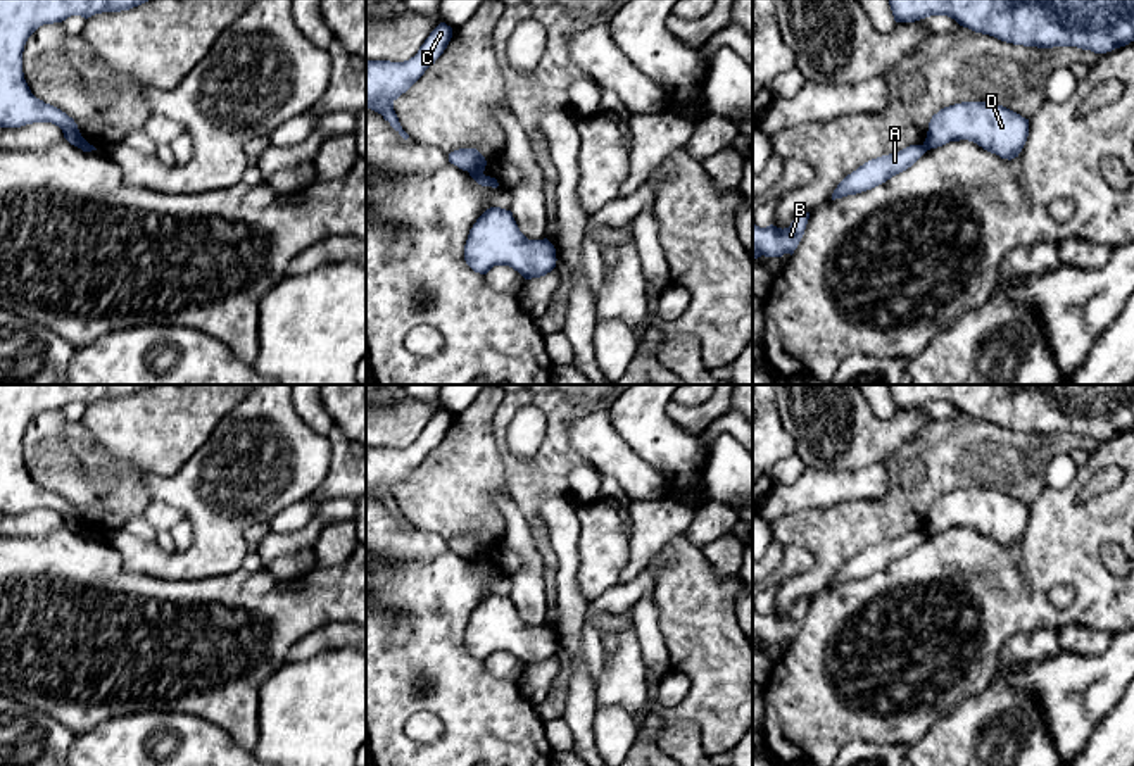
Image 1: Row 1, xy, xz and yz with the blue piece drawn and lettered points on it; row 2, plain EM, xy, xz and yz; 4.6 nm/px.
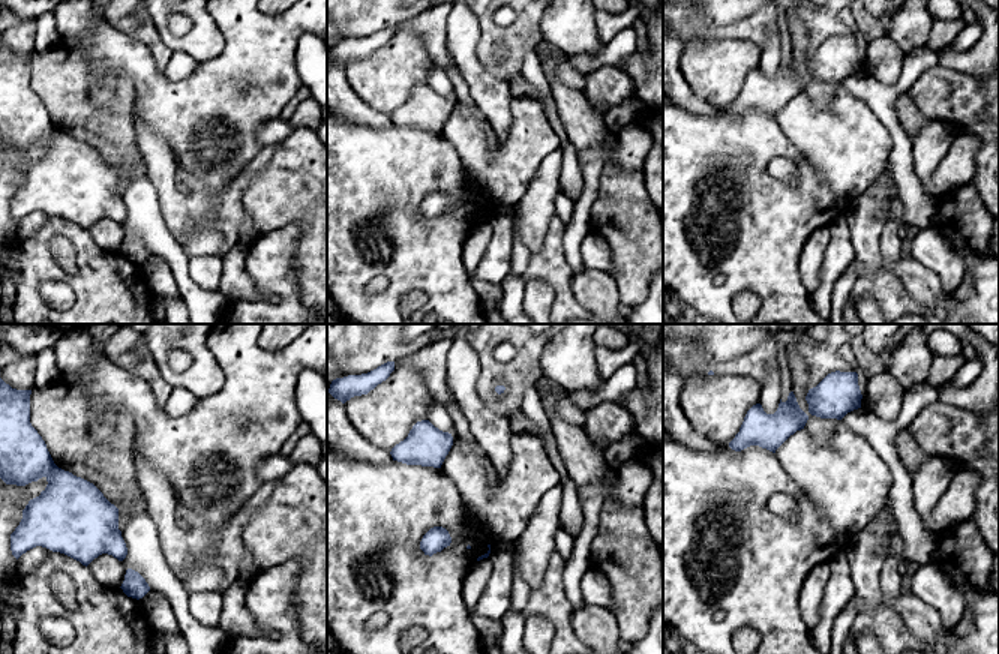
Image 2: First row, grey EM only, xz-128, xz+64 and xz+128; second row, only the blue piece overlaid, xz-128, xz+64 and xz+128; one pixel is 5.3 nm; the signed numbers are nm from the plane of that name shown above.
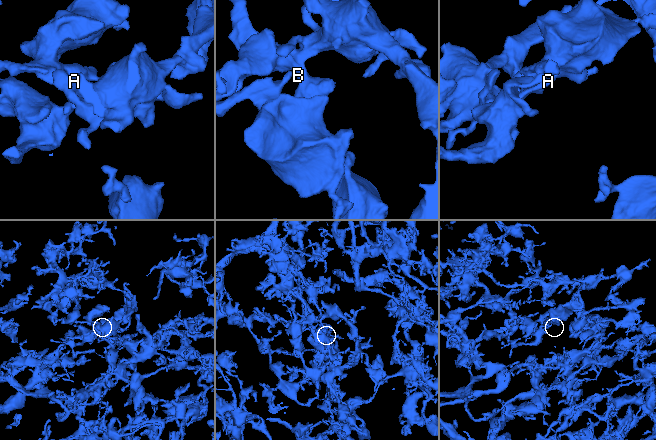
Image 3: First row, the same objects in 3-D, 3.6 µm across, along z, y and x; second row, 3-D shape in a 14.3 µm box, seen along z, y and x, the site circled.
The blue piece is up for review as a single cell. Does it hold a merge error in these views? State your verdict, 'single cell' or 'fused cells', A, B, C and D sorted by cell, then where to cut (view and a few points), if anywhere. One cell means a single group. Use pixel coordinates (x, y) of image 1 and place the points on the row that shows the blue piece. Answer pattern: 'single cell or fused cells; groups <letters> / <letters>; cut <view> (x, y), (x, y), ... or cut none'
fused cells; groups A B / C D; cut xz (482, 171), (470, 173)

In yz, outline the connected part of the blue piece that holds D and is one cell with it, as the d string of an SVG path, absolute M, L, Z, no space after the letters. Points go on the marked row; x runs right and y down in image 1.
M961 102L941 109L929 122L925 148L968 140L1001 159L1015 159L1029 136L1029 119L992 102Z

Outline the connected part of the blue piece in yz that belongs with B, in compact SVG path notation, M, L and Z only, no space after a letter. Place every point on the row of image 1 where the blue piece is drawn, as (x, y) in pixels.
M801 210L789 228L777 228L773 224L766 228L759 228L753 223L753 259L761 255L765 257L782 257L784 254L794 254L797 248L806 224L810 219L810 212Z

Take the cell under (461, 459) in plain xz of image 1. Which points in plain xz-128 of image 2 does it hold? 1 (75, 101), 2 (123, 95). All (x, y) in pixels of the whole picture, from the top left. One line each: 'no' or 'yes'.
1: yes
2: yes

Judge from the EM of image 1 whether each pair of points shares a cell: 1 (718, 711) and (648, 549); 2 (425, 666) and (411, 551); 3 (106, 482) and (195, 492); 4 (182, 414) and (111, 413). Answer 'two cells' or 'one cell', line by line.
1: two cells
2: two cells
3: two cells
4: one cell

